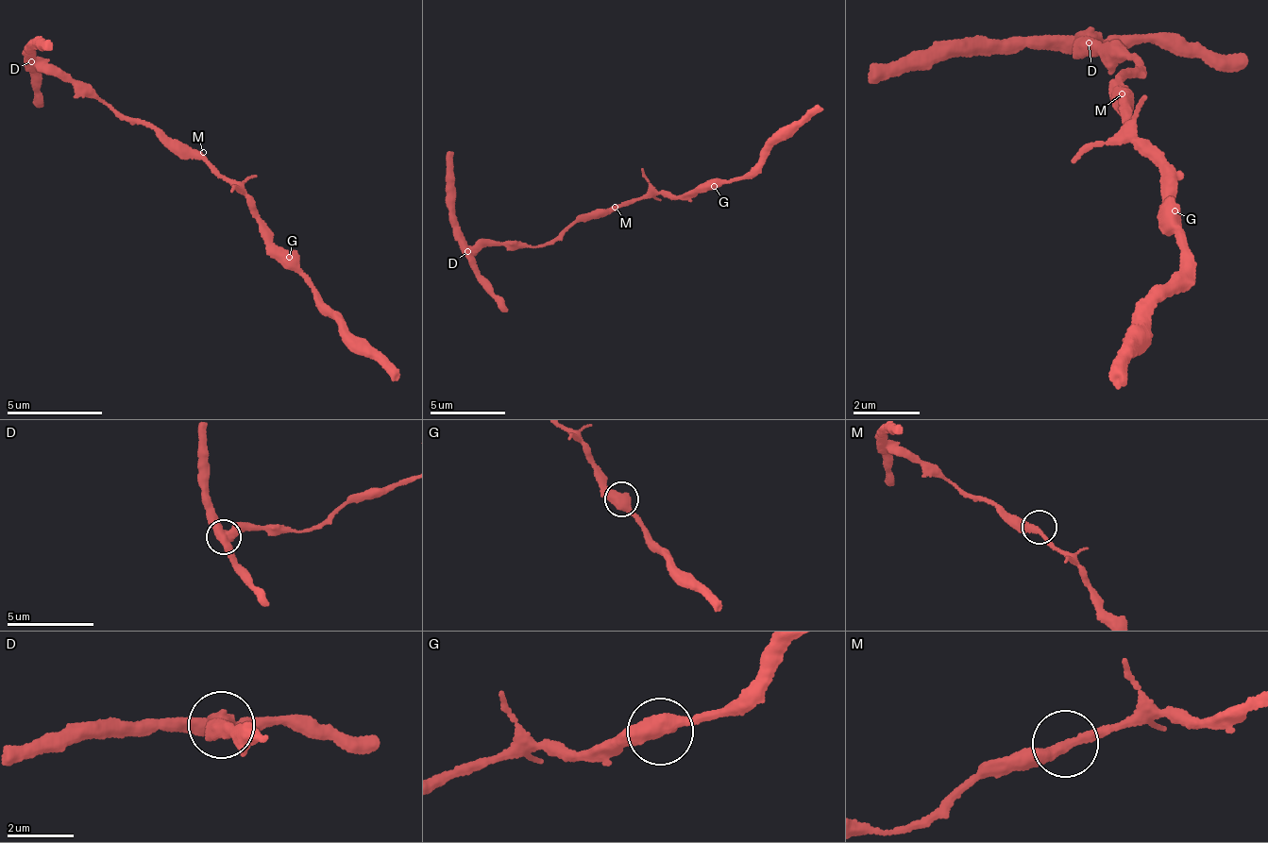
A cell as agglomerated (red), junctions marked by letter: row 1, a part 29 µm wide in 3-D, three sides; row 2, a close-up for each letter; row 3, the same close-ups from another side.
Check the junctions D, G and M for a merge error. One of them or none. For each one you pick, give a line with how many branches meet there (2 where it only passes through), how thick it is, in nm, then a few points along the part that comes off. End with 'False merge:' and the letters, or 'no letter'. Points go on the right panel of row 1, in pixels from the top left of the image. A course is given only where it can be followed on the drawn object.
D: 3 branches meet; 480 nm thick; foreign part runs (1091, 40), (982, 54), (910, 54), (870, 81)
False merge: D

